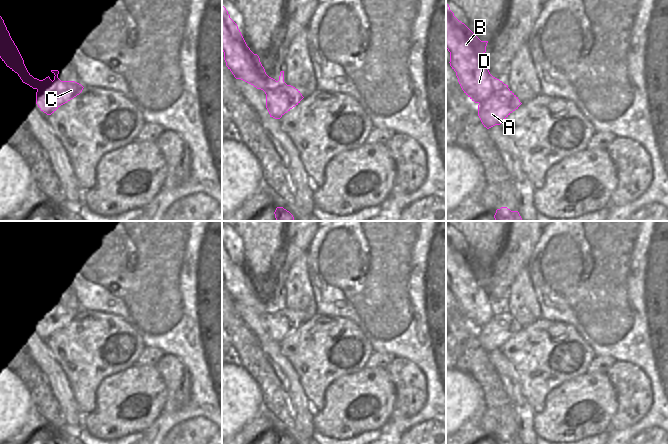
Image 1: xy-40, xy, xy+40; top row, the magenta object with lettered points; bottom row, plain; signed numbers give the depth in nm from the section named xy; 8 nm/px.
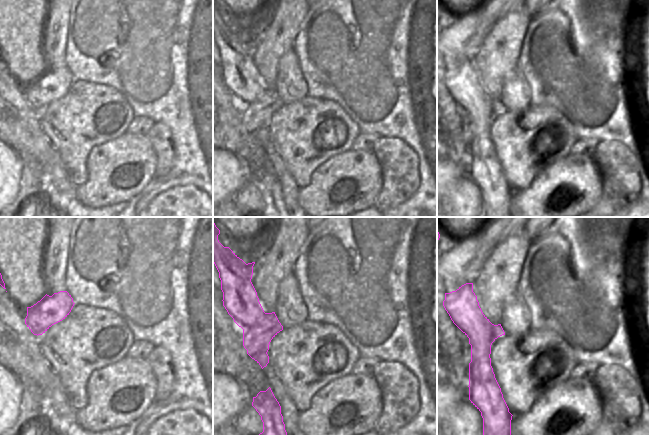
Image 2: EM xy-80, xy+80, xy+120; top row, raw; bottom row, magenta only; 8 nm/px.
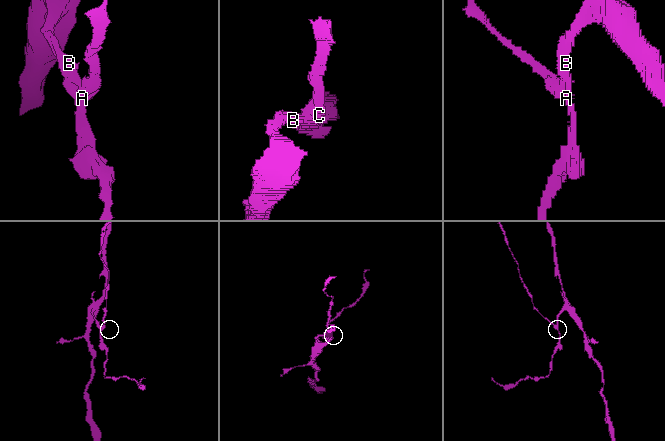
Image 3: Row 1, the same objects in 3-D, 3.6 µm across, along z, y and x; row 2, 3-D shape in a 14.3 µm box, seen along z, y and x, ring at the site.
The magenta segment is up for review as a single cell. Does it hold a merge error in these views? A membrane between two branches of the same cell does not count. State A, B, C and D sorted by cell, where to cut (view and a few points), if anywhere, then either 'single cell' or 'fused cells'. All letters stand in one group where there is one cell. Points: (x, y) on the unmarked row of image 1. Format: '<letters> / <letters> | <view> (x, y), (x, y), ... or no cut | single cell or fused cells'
A C / B D | xy+40 (505, 308), (502, 308), (484, 326), (479, 328) | fused cells

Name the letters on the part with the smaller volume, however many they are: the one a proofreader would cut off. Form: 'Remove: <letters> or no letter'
Remove: A, C

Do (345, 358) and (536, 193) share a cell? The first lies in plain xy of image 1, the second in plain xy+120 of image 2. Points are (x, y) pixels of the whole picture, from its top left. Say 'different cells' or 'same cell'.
different cells

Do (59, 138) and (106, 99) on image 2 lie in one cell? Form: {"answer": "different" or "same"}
{"answer": "same"}

